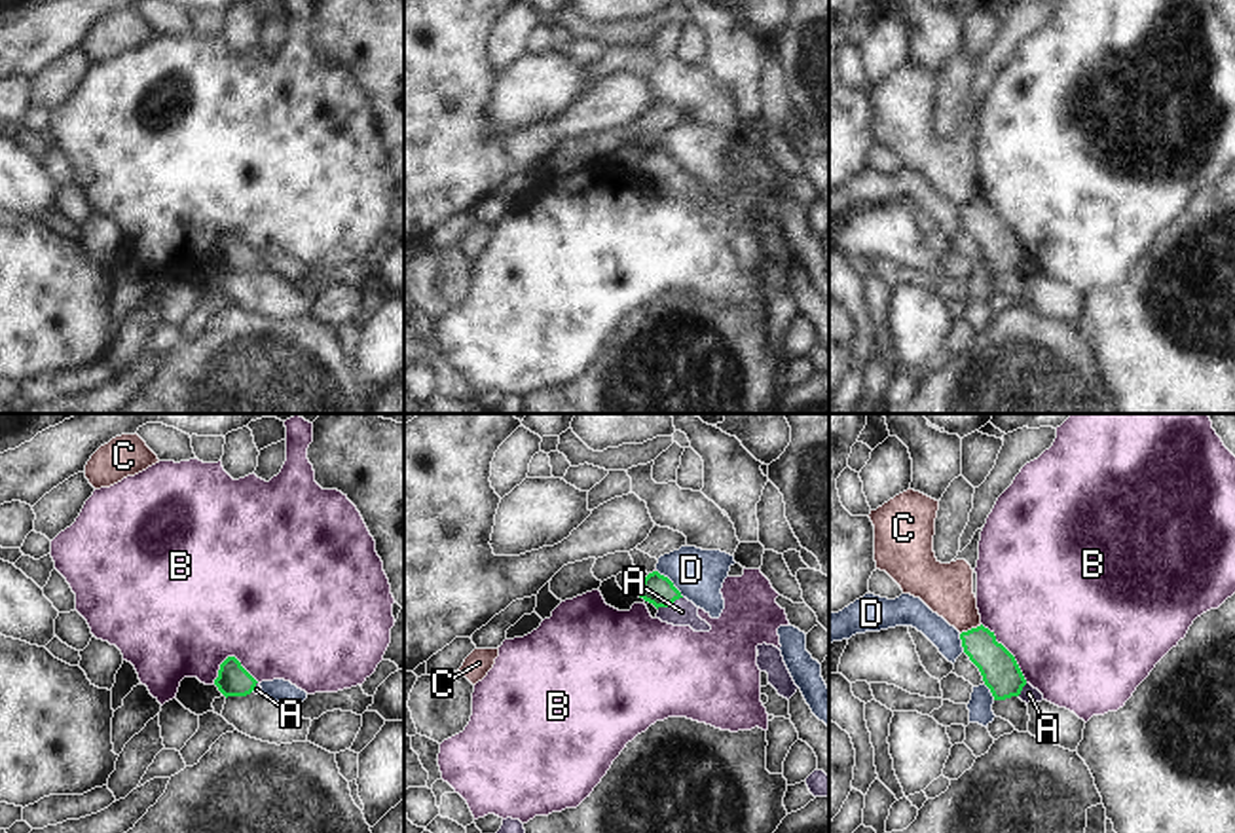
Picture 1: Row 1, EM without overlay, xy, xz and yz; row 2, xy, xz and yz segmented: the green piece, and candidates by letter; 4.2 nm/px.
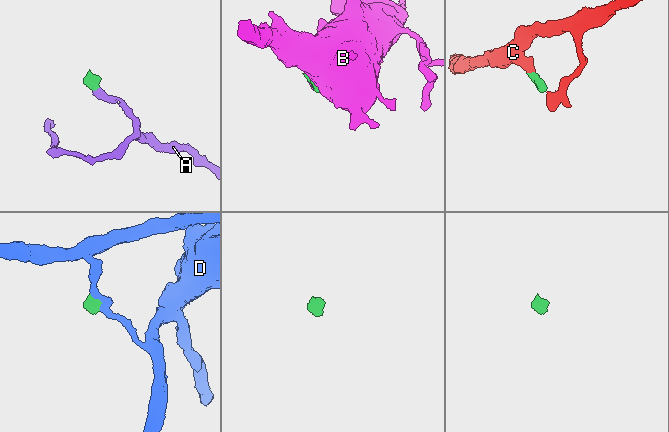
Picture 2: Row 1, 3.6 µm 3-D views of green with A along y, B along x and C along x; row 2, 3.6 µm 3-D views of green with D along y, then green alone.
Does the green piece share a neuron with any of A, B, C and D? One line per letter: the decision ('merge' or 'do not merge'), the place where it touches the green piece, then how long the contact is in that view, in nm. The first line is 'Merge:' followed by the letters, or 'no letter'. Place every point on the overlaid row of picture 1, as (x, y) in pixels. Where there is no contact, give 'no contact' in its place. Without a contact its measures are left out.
Merge: A
A: merge; meets green in xz at (668, 604); contact 120 nm long
B: do not merge; meets green in yz at (1010, 653); contact 320 nm long
C: do not merge; meets green in yz at (970, 630); contact 100 nm long
D: do not merge; meets green in xz at (672, 583); contact 170 nm long

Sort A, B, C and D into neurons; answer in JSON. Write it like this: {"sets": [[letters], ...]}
{"sets": [["A"], ["B"], ["C"], ["D"]]}

